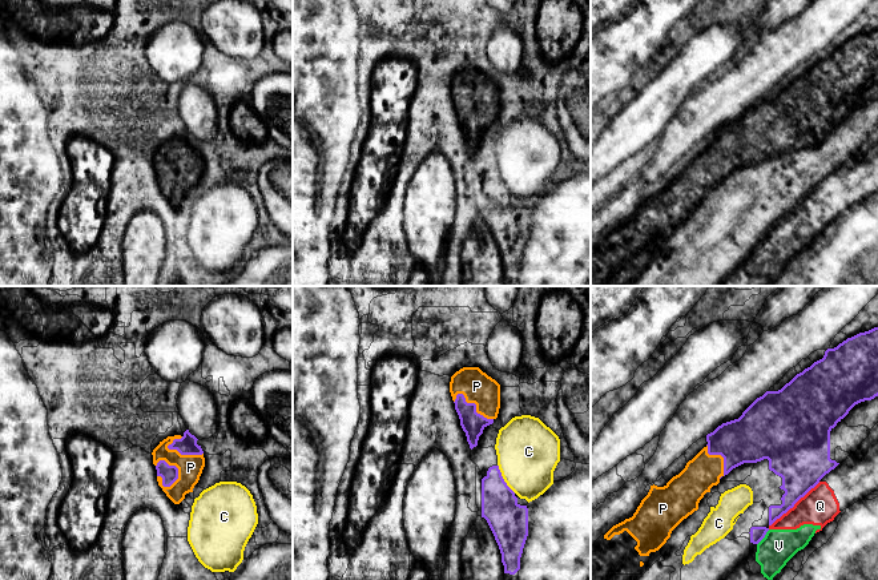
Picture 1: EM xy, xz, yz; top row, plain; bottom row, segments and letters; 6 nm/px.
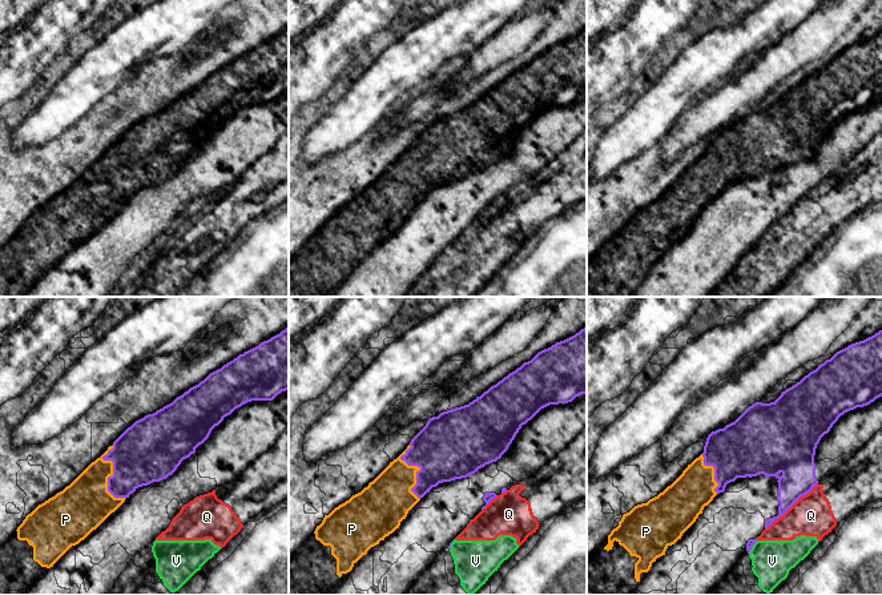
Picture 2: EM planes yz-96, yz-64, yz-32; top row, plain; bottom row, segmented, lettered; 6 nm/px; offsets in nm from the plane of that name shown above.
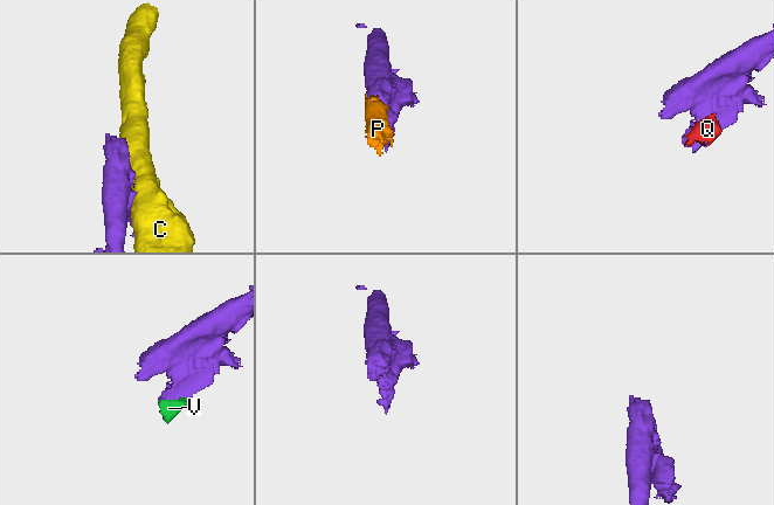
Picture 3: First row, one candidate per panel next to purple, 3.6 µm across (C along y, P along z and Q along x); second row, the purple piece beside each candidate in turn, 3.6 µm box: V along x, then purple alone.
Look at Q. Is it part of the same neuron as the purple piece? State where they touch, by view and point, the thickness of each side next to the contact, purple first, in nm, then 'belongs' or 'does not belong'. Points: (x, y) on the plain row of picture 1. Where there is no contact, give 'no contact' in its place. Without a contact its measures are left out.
yz (794, 205) | 300/220 nm | does not belong

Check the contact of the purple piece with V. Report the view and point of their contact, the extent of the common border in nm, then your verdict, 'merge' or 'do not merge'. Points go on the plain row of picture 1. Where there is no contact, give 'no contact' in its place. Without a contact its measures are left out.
contact yz (764, 238); length 120 nm; do not merge

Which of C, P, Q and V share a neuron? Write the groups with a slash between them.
C / P / Q V

